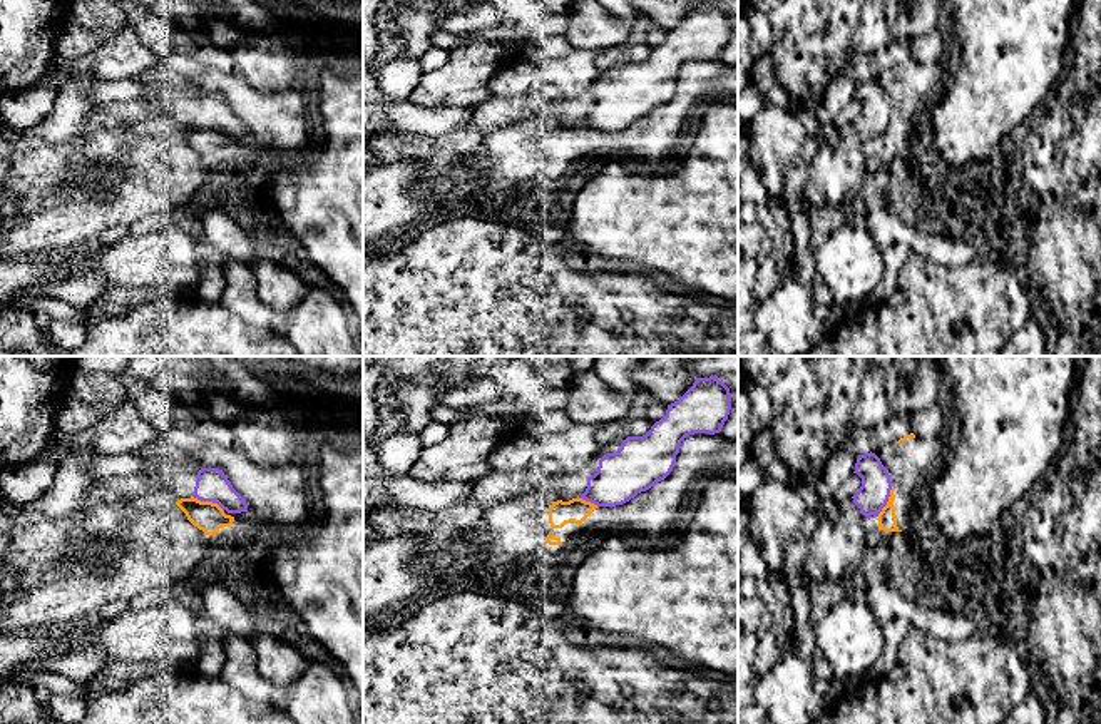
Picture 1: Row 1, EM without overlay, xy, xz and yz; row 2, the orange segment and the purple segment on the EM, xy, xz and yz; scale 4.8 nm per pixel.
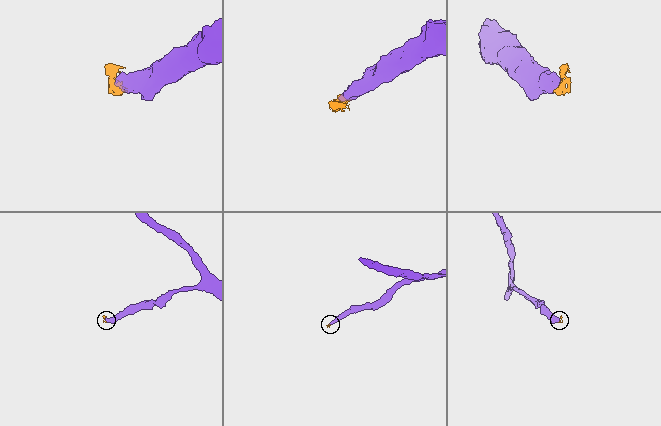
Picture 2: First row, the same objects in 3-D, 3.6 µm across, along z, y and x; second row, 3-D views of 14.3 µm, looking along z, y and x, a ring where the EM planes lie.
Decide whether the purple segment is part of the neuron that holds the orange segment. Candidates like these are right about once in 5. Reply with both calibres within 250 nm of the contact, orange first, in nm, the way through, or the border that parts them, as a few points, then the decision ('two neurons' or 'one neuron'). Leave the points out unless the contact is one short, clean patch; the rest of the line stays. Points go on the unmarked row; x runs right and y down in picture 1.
150 nm thick on the orange side, 160 nm on the other; border along xy (193, 121), (201, 126), (211, 126), (223, 136); two neurons

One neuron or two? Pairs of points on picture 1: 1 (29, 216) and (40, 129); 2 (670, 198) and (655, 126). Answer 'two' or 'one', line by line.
1: two
2: two

